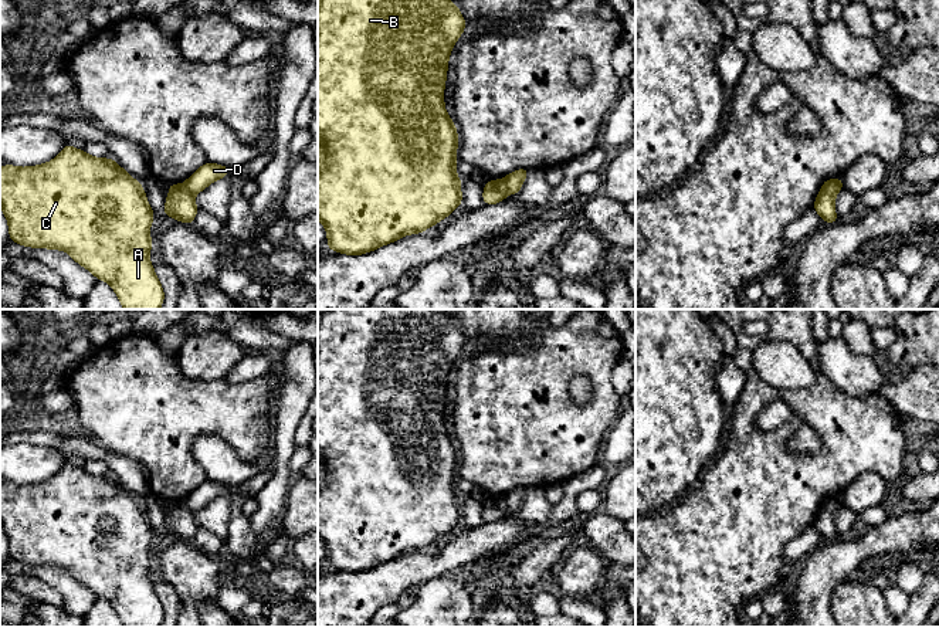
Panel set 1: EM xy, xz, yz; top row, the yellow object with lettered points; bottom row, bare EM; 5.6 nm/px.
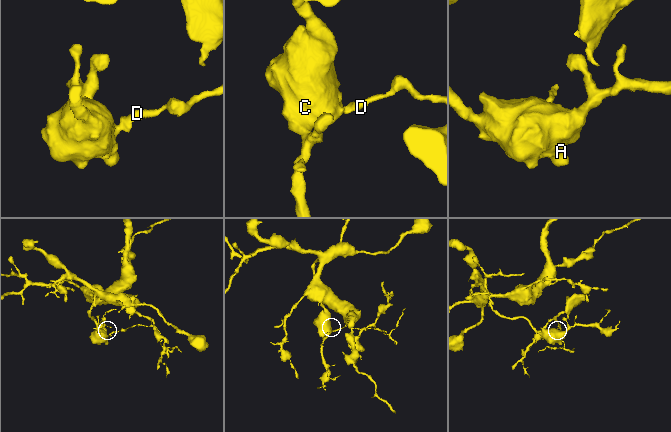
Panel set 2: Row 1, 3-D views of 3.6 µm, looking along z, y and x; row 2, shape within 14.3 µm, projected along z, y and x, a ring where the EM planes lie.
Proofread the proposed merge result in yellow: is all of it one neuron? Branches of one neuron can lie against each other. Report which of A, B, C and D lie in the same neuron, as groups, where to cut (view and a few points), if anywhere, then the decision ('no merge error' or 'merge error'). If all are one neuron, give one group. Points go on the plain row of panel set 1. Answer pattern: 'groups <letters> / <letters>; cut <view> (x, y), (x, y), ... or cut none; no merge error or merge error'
groups A B C / D; cut xz (504, 495), (508, 511); merge error

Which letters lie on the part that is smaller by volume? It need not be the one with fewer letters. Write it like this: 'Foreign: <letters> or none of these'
Foreign: D

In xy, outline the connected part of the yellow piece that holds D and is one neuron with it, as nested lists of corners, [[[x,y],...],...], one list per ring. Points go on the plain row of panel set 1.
[[[204,481],[200,487],[197,487],[186,499],[186,505],[193,511],[197,512],[203,506],[206,506],[213,499],[227,494],[230,491],[230,485],[214,482],[214,481]]]

